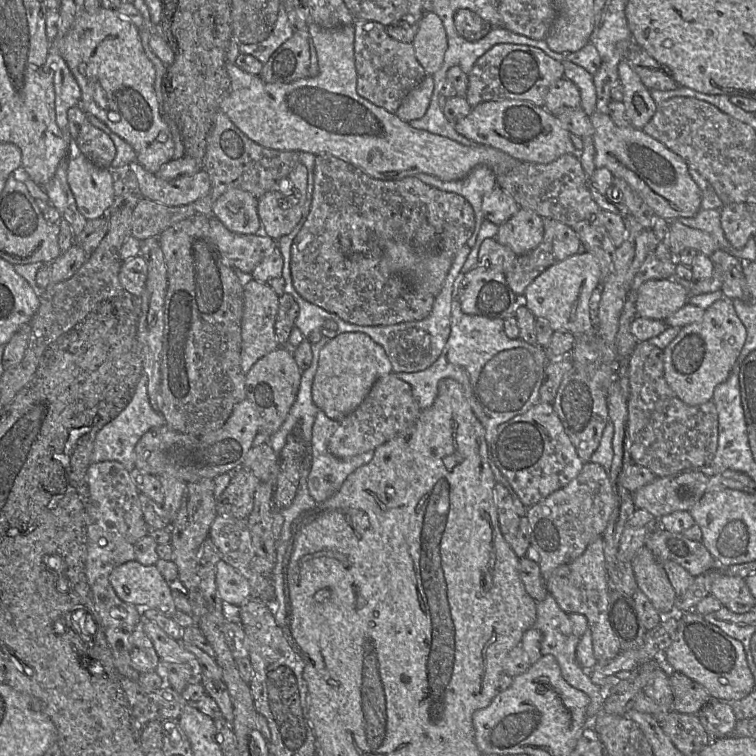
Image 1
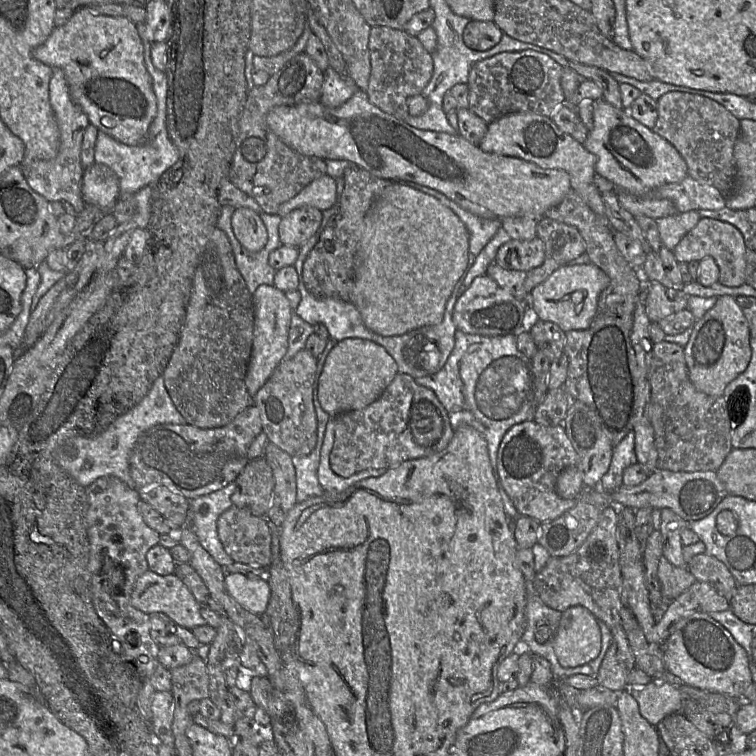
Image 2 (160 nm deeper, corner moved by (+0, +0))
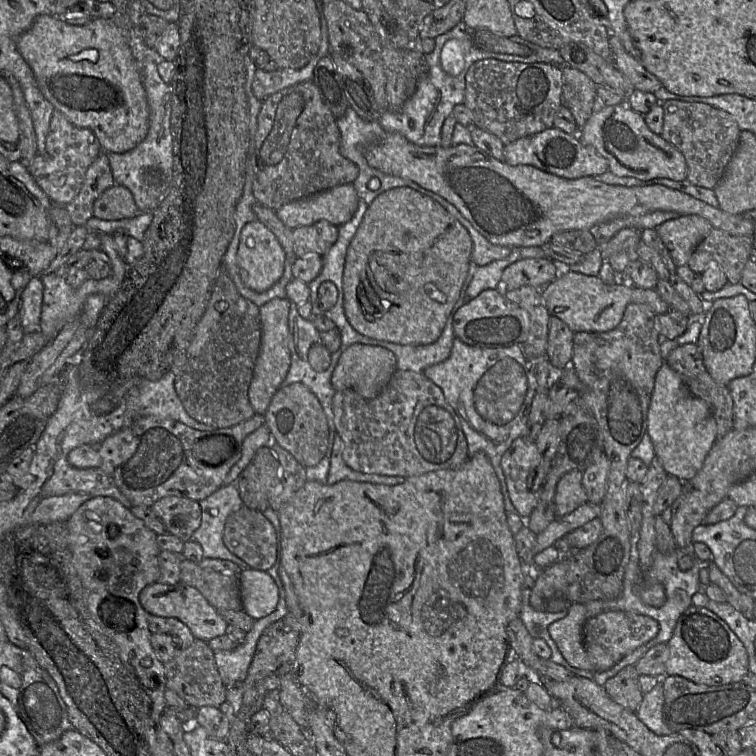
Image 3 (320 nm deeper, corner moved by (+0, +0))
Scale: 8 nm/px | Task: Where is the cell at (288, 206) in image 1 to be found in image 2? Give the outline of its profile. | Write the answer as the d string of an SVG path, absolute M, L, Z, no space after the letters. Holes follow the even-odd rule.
M304 206L292 210L281 218L279 238L282 245L299 248L317 234L322 226L322 211Z

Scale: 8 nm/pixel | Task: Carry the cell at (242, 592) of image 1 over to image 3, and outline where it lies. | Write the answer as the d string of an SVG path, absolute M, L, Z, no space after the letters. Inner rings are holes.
M253 568L242 570L239 575L242 610L254 620L271 614L279 601L279 589L266 571Z

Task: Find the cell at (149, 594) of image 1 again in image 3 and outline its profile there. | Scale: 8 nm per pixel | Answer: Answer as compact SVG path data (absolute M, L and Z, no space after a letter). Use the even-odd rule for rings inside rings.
M182 581L173 585L154 582L140 592L139 602L144 610L151 615L180 620L190 629L197 640L207 642L226 634L228 623L225 619L195 587Z

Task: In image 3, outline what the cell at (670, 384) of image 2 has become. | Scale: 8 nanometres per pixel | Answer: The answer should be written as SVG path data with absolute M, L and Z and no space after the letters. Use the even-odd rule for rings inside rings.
M679 345L670 352L665 363L680 375L692 395L707 403L717 424L717 440L731 432L734 429L734 401L728 387L717 383L707 371L698 345Z

